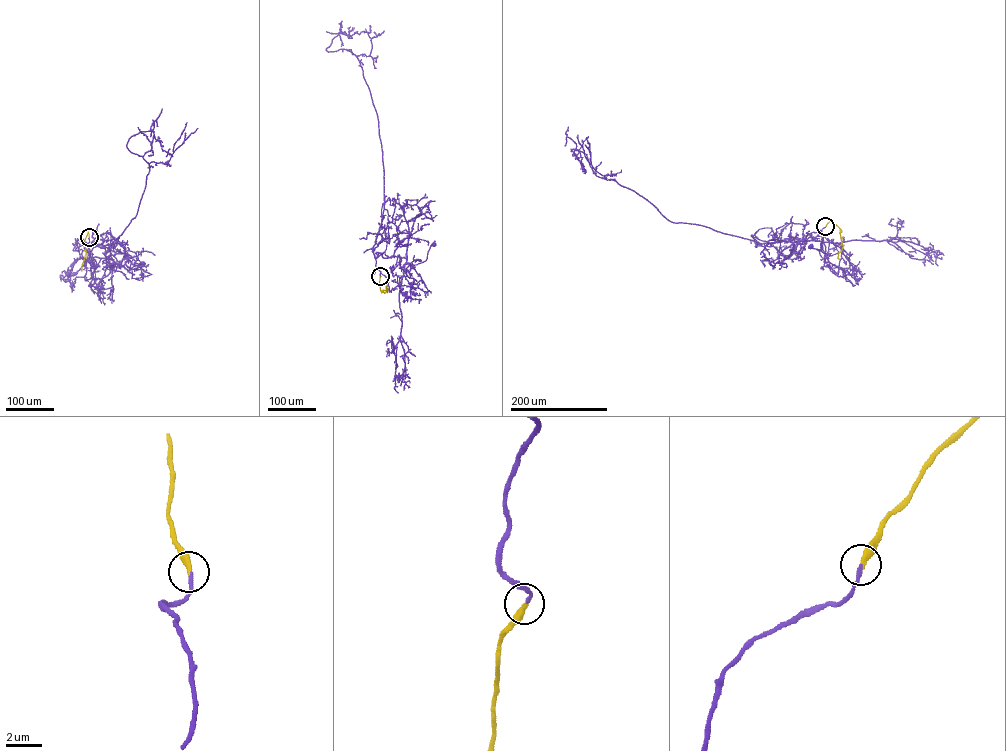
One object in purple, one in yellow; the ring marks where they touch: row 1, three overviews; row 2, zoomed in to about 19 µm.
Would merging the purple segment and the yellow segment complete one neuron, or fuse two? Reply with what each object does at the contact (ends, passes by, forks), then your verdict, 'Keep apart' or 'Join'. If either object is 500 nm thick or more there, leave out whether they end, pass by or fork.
At the ring purple ends. At the ring yellow ends. Join

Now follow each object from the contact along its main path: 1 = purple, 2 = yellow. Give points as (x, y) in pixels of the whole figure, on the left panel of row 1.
1: (89, 237), (83, 245), (88, 251), (94, 244), (111, 243), (110, 254), (127, 269), (142, 263)
2: (89, 237), (88, 232), (81, 271)

